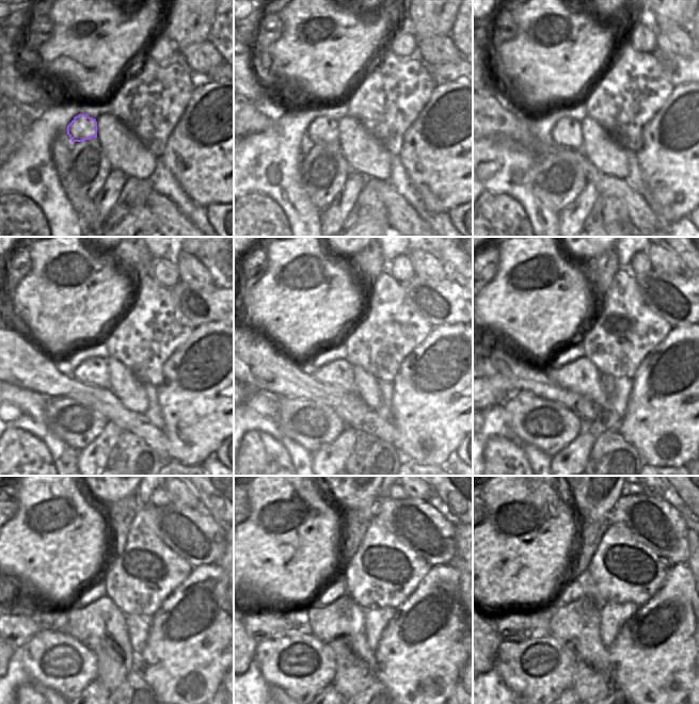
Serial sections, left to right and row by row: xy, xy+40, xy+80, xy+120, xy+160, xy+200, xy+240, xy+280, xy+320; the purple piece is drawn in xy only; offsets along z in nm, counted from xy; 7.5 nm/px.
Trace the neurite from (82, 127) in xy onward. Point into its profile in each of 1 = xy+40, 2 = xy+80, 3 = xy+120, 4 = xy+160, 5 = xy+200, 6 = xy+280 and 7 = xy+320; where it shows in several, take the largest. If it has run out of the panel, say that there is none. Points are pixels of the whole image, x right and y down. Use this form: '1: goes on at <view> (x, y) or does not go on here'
1: goes on at xy+40 (323, 130)
2: goes on at xy+80 (567, 132)
3: goes on at xy+120 (93, 370)
4: goes on at xy+160 (339, 372)
5: goes on at xy+200 (581, 376)
6: goes on at xy+280 (340, 625)
7: goes on at xy+320 (575, 625)

